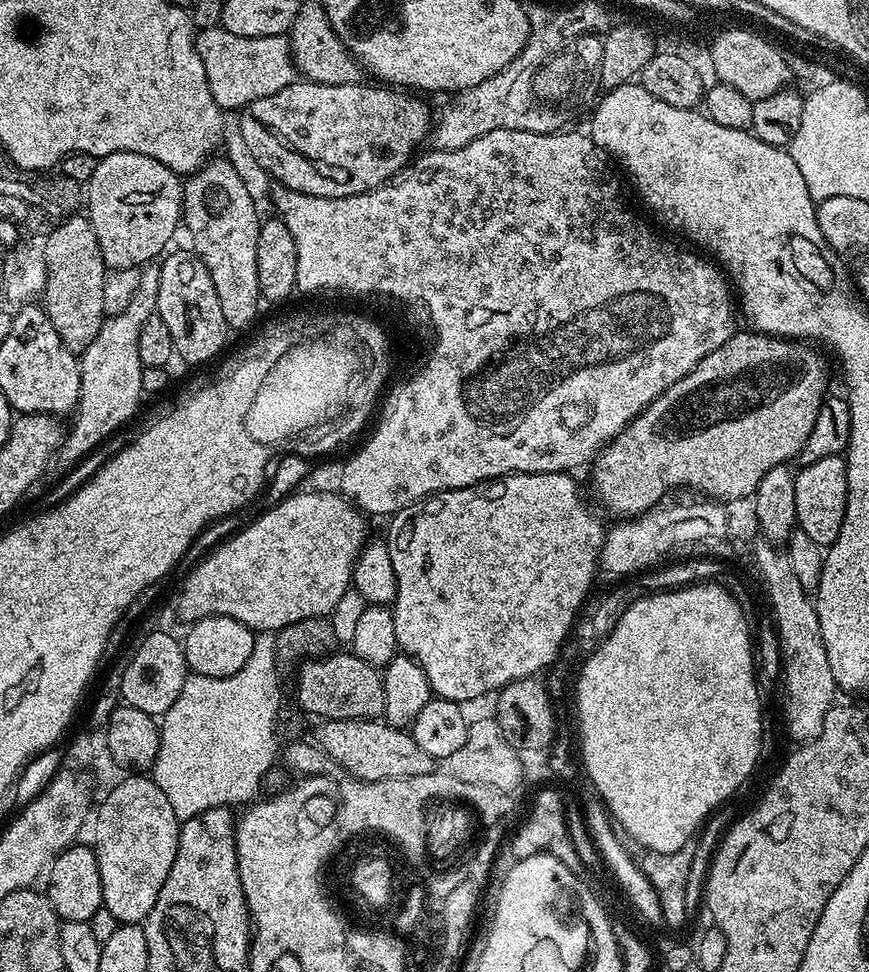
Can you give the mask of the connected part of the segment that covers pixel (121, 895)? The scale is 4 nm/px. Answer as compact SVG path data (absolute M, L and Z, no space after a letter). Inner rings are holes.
M144 774L125 776L128 777L114 785L100 804L94 849L101 872L103 907L108 908L121 924L140 924L148 919L150 910L154 910L154 902L170 874L170 866L174 866L181 821L177 820L170 802L166 802L166 794L162 794L155 780Z

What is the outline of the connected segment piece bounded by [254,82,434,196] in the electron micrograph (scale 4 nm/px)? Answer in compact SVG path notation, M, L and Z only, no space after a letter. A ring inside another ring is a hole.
M291 84L286 86L286 90L278 90L278 94L270 94L270 98L258 98L254 101L254 116L260 120L256 124L268 126L280 142L284 140L290 144L290 148L298 148L298 156L302 160L304 150L308 152L308 140L312 140L314 146L316 138L312 136L324 134L324 140L326 134L330 138L334 136L336 140L332 140L330 146L350 150L340 150L338 154L342 156L342 160L348 162L348 166L352 164L352 168L348 168L348 176L342 176L348 182L340 184L340 192L348 190L348 196L369 192L389 183L413 159L417 151L415 148L423 140L425 143L433 127L434 116L428 113L428 108L422 101L412 97L415 95L405 94L388 86L367 88L366 84Z

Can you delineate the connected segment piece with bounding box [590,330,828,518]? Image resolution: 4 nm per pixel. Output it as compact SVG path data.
M743 330L737 331L730 339L727 340L718 350L714 350L705 360L698 362L698 366L694 370L690 370L690 374L686 374L686 378L682 378L678 382L674 382L674 386L670 386L662 393L658 398L646 406L642 411L633 418L627 426L618 433L614 439L612 439L609 444L605 444L602 451L591 461L590 469L592 468L592 488L596 491L596 496L613 512L614 515L620 516L618 518L635 518L637 516L643 515L644 512L648 512L653 508L653 505L658 505L665 499L664 496L667 494L671 488L676 488L679 484L689 484L692 488L697 488L698 491L702 492L705 497L711 498L714 501L727 502L726 500L740 500L743 496L751 497L753 493L757 491L760 480L766 474L767 471L773 470L774 467L778 467L779 464L787 465L790 458L799 457L802 446L806 446L806 438L810 438L810 430L814 430L814 418L818 418L818 410L822 407L826 399L826 391L824 392L824 383L828 380L828 372L824 369L824 360L820 356L815 356L811 352L809 345L804 342L797 342L794 340L789 340L787 338L781 338L779 336L765 336L762 332L747 330L748 332L743 332Z

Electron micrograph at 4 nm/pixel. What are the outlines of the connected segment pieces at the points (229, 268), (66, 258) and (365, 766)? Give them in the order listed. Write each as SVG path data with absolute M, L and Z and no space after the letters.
M212 158L204 167L197 168L183 181L184 215L183 227L188 227L192 235L191 247L200 261L210 270L210 278L214 282L214 290L218 290L218 303L222 306L222 318L226 318L229 329L248 328L256 320L260 312L262 297L258 286L258 234L262 216L256 213L256 204L252 201L252 192L240 172L228 160Z
M77 214L62 220L43 240L47 280L42 293L42 307L64 345L72 352L83 353L84 348L98 338L98 330L106 319L103 306L106 269L94 226L87 215Z
M383 719L330 720L315 729L315 739L324 749L325 757L332 764L343 768L347 775L358 780L386 780L424 775L437 771L438 762L403 728L392 728Z

